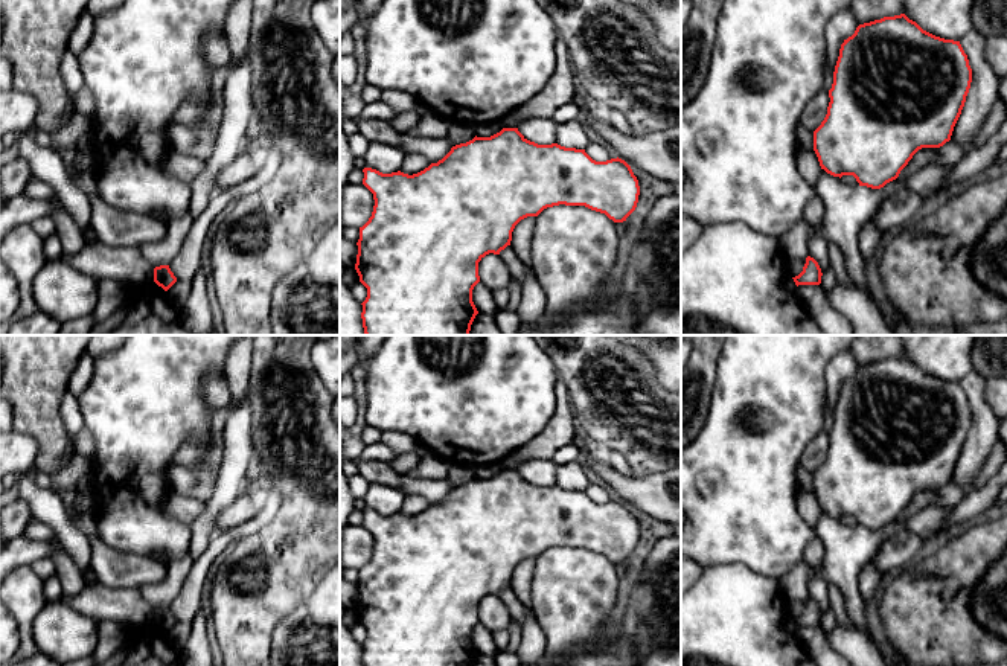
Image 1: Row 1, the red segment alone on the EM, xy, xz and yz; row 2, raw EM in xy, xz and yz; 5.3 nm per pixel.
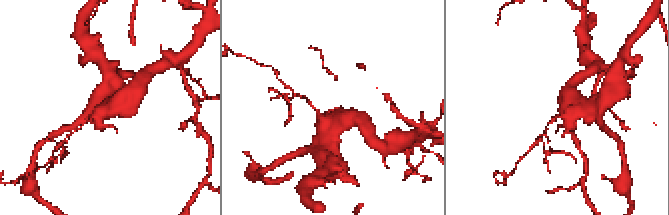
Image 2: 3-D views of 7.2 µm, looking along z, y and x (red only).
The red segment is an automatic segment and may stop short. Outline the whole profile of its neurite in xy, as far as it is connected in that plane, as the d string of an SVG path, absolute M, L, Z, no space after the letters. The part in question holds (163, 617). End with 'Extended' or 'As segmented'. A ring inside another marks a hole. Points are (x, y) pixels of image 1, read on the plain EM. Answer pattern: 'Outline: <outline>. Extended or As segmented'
Outline: M160 607L154 610L154 623L168 632L177 623L177 619L171 613L169 607Z. As segmented

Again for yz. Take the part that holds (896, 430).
Outline: M905 355L859 366L841 386L827 456L814 472L821 511L839 520L853 517L859 527L884 529L919 491L951 482L970 424L972 410L960 383L935 378Z. As segmented

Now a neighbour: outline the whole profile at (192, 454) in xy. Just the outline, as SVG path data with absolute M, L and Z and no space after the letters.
M218 370L209 372L203 378L203 396L209 404L209 425L207 434L197 442L190 437L183 447L177 451L172 466L186 466L190 469L200 468L206 463L207 454L215 442L215 428L213 416L218 410L230 404L230 389L225 375Z

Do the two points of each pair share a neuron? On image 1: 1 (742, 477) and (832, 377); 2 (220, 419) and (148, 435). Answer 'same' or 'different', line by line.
1: different
2: different

